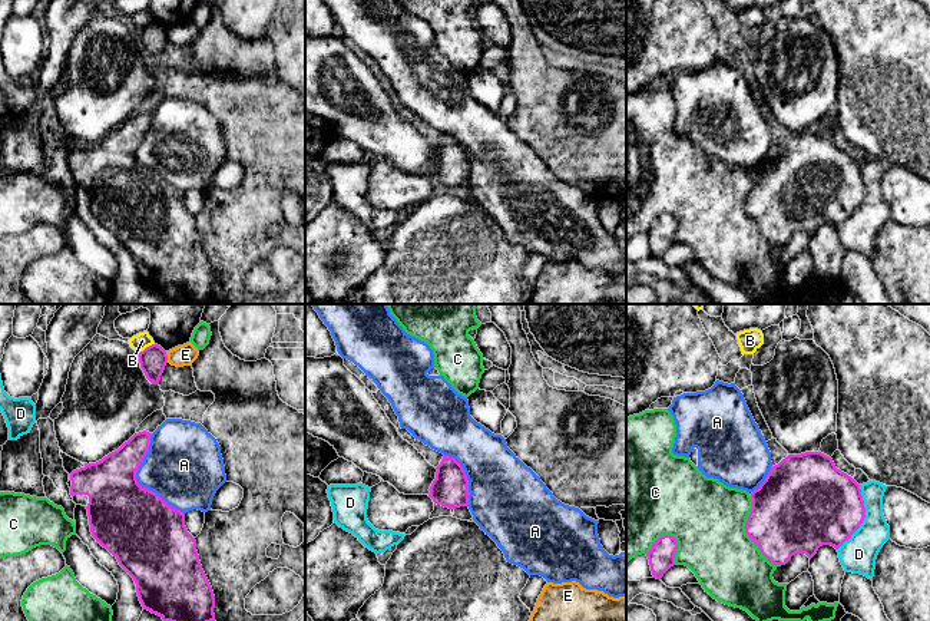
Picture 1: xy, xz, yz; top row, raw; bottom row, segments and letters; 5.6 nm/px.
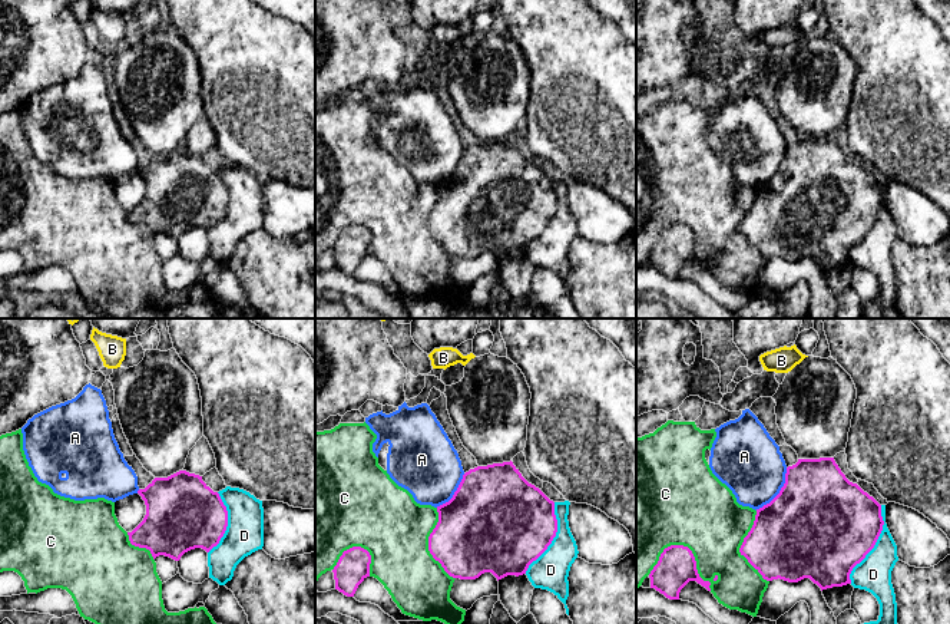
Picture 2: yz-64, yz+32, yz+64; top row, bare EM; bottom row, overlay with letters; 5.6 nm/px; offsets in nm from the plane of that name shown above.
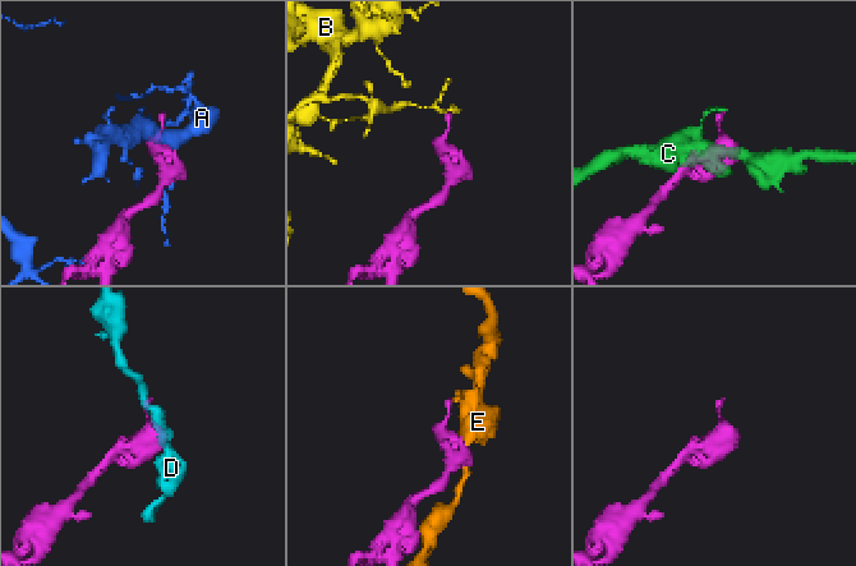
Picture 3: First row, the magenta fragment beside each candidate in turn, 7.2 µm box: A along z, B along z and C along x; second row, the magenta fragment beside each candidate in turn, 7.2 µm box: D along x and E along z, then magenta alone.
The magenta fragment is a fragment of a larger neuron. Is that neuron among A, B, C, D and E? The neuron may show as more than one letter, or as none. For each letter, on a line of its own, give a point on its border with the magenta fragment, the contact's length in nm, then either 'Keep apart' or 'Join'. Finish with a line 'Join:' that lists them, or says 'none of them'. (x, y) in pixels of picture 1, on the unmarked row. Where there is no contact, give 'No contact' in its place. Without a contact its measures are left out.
A: Touches magenta at xy (136, 159). Shared border 500 nm. Keep apart
B: Touches magenta at xy (146, 26). Shared border 110 nm. Keep apart
C: Touches magenta at yz (745, 211). Shared border 420 nm. Keep apart
D: Touches magenta at yz (864, 195). Shared border 400 nm. Keep apart
E: Touches magenta at xy (166, 36). Shared border 70 nm. Keep apart
Join: none of them

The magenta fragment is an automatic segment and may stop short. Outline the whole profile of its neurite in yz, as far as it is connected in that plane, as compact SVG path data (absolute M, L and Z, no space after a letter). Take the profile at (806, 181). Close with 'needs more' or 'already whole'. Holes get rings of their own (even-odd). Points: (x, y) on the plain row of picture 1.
M831 112L823 118L818 131L788 133L778 143L771 145L765 159L751 172L752 188L747 196L745 212L771 242L785 244L795 232L805 232L811 238L823 224L838 228L863 202L866 186L860 163L835 146L831 138L835 129L838 119L837 113Z; needs more

